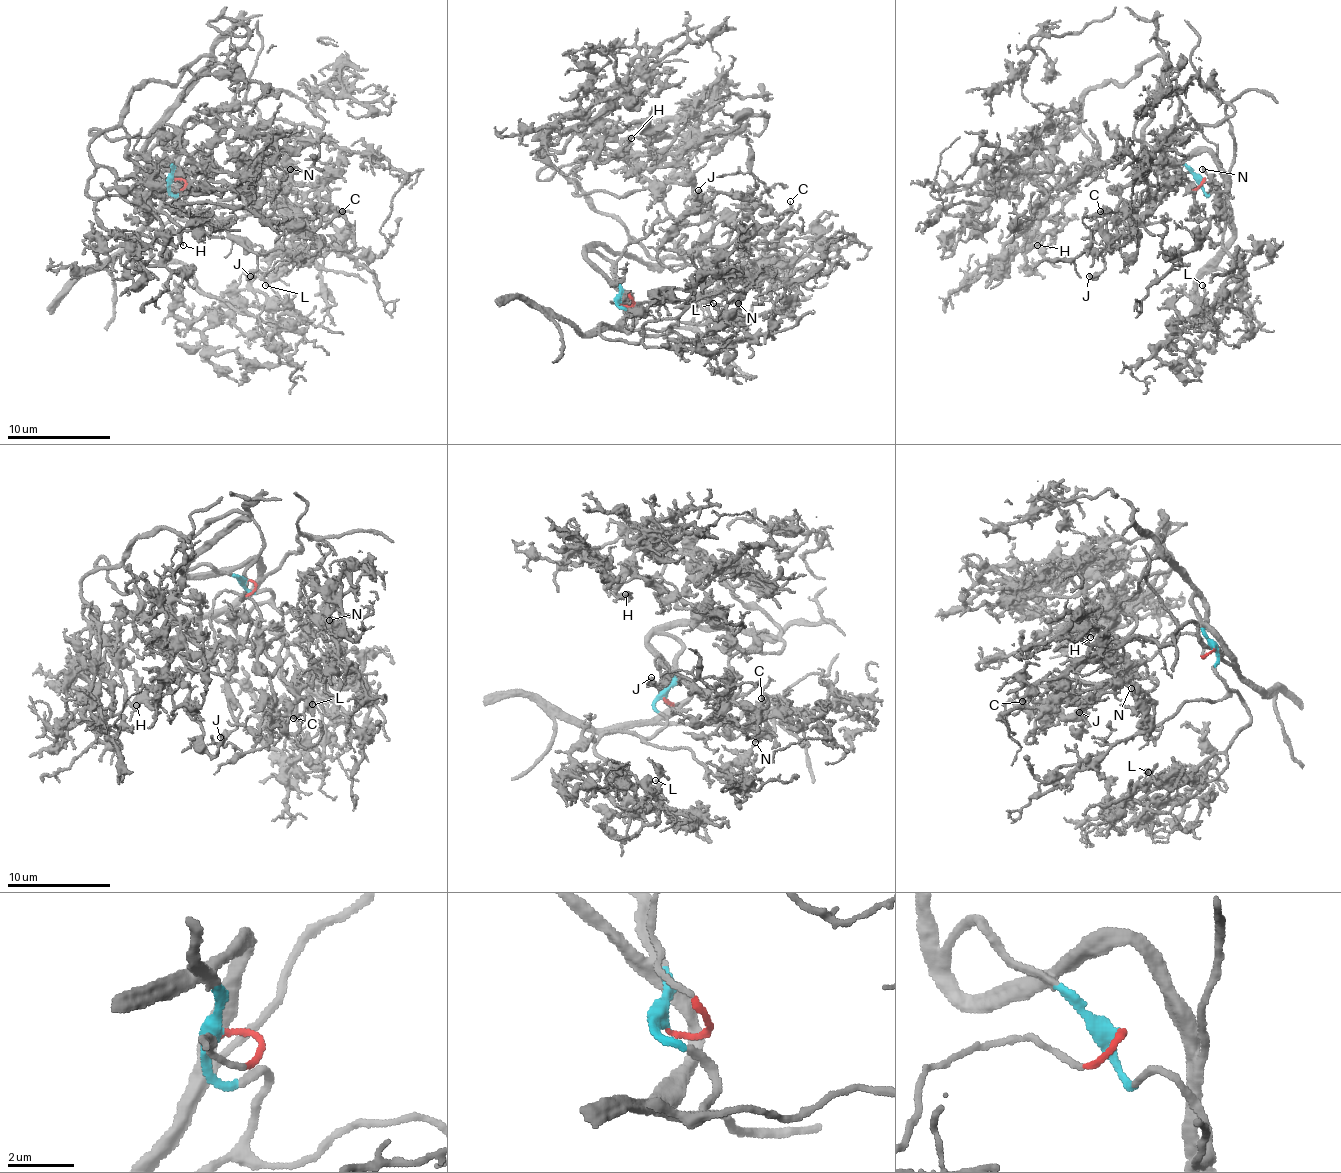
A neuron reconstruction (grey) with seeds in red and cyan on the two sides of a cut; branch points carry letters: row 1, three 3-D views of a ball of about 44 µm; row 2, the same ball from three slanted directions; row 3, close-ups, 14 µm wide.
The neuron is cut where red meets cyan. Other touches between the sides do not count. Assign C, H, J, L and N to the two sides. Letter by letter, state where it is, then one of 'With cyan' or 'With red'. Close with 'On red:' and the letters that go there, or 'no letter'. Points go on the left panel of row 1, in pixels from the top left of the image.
C: Place: (342, 211). With cyan
H: Place: (183, 245). With cyan
J: Place: (250, 276). With red
L: Place: (265, 285). With cyan
N: Place: (290, 169). With cyan
On red: J

